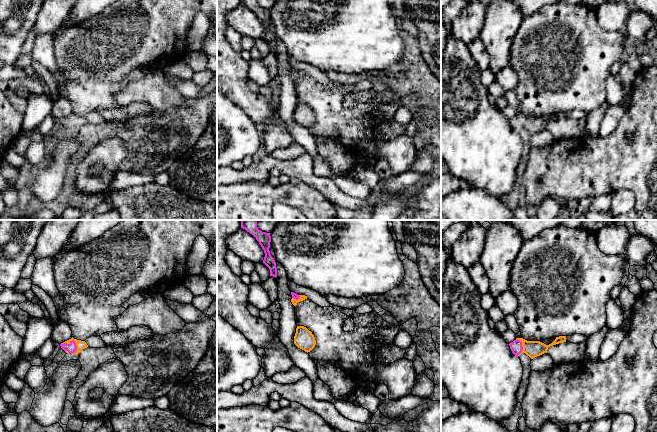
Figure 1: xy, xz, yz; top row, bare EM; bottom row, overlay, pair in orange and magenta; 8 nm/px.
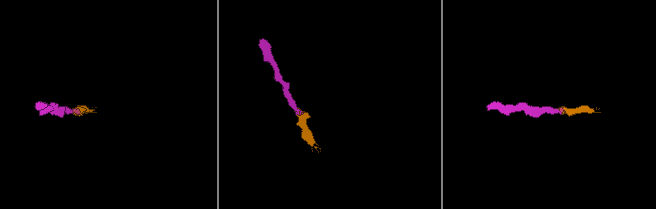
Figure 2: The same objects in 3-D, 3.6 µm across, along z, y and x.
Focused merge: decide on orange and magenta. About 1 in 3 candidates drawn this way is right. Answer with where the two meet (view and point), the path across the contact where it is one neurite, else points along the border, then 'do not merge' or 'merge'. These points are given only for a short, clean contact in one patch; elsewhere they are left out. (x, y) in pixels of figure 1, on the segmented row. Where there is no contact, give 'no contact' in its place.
contact xy (72, 339); way xy (81, 345), (78, 345), (72, 339), (71, 348); merge

